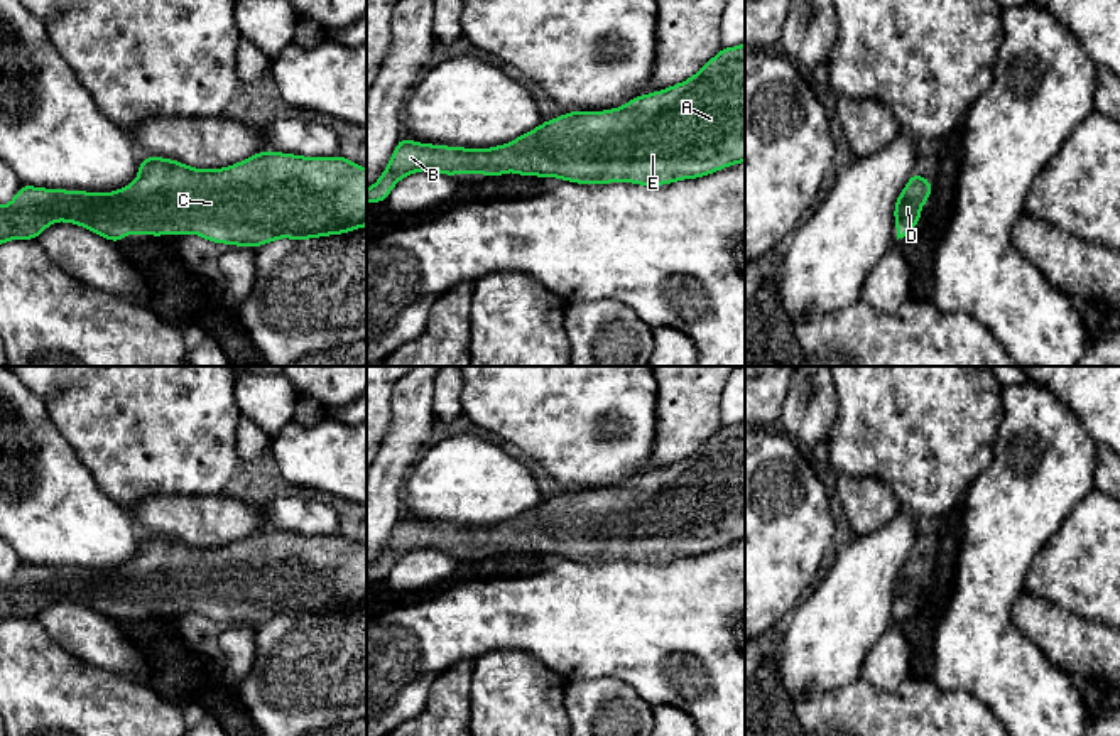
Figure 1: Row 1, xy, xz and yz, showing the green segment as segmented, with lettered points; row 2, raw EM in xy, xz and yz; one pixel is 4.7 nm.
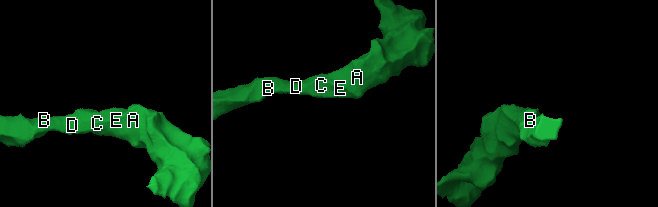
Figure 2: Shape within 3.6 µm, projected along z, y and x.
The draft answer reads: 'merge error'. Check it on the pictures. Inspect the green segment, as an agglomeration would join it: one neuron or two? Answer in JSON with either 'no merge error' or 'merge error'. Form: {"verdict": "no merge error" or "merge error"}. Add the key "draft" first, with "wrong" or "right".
{"draft": "wrong", "verdict": "no merge error"}

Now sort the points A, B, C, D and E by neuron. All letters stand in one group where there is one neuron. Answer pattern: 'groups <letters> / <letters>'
groups A B C D E

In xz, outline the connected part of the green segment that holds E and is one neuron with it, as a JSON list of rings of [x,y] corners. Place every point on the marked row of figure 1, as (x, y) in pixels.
[[[745,42],[721,47],[694,76],[661,91],[640,95],[620,108],[571,111],[542,122],[515,140],[492,149],[412,142],[400,137],[385,170],[367,189],[367,204],[382,203],[394,186],[421,170],[456,176],[478,172],[559,177],[578,184],[632,182],[664,186],[698,179],[745,162]]]

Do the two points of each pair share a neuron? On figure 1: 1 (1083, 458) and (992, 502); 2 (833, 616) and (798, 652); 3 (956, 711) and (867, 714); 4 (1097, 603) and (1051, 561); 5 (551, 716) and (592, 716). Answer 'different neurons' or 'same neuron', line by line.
1: same neuron
2: same neuron
3: same neuron
4: same neuron
5: different neurons

